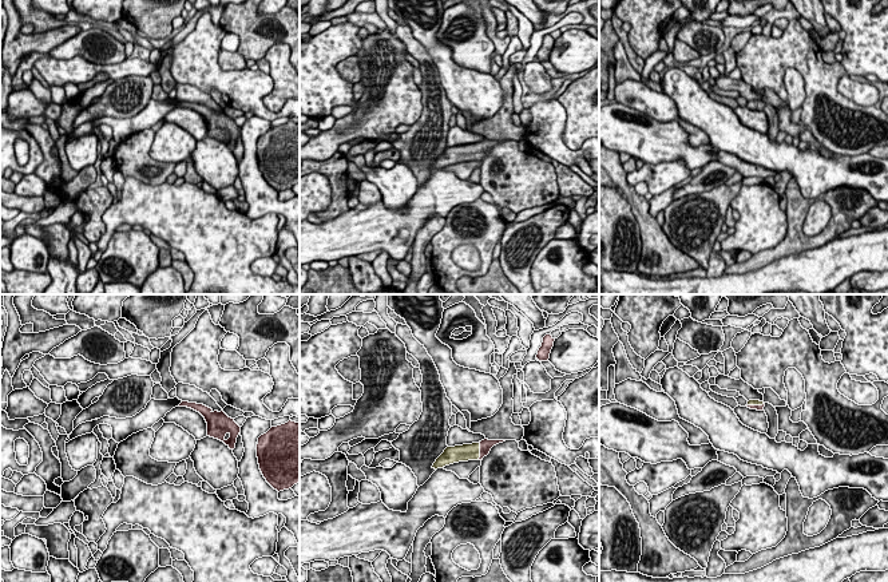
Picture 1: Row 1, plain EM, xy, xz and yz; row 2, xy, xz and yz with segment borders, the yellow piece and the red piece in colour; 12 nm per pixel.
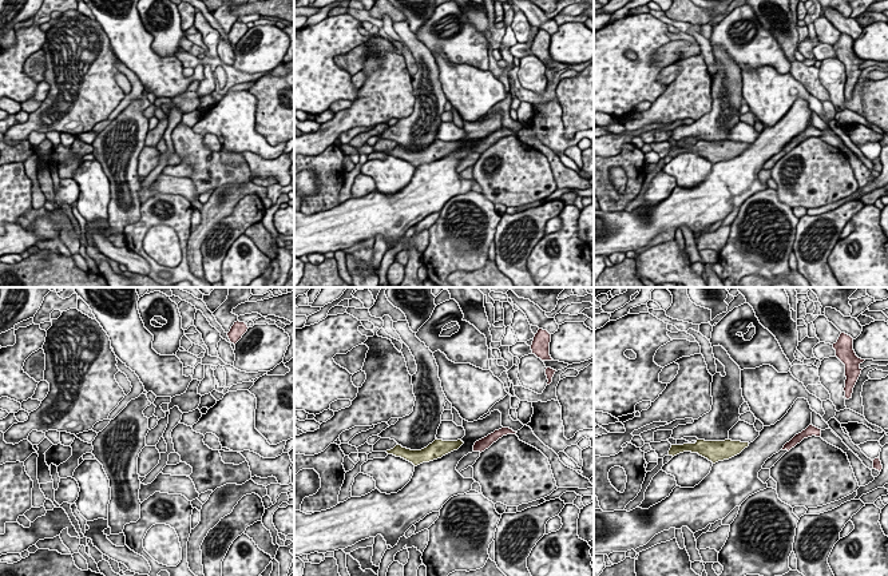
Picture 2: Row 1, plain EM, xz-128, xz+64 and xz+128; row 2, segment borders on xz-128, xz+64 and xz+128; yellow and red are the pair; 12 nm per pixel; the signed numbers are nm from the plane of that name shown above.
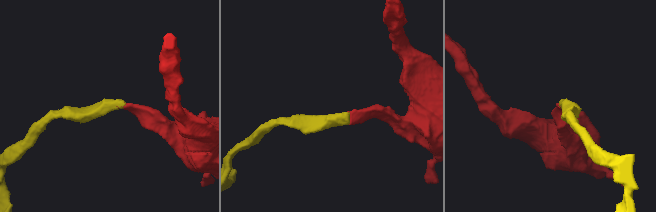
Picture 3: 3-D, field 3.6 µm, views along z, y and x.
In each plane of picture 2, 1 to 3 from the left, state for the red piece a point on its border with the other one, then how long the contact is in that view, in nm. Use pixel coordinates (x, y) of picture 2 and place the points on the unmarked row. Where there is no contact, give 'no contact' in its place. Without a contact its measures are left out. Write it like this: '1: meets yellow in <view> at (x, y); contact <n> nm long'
1: no contact
2: no contact
3: no contact

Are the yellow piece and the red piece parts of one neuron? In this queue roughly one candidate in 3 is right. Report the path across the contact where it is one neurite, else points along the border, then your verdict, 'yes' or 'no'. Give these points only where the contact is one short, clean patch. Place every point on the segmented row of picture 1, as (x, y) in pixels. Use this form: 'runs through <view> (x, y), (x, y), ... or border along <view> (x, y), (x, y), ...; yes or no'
runs through xz (464, 452), (479, 451), (486, 444); yes

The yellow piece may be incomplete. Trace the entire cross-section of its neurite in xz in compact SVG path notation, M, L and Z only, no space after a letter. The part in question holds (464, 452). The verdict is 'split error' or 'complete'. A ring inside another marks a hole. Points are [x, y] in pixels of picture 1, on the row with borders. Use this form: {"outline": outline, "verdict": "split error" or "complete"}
{"outline": "M484 439L479 443L447 447L444 452L436 459L432 468L437 470L459 462L483 460L483 458L489 454L493 446L503 442L506 440Z", "verdict": "split error"}

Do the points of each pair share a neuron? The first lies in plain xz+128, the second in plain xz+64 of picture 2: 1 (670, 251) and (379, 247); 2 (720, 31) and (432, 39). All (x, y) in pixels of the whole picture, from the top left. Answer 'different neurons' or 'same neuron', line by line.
1: different neurons
2: same neuron

